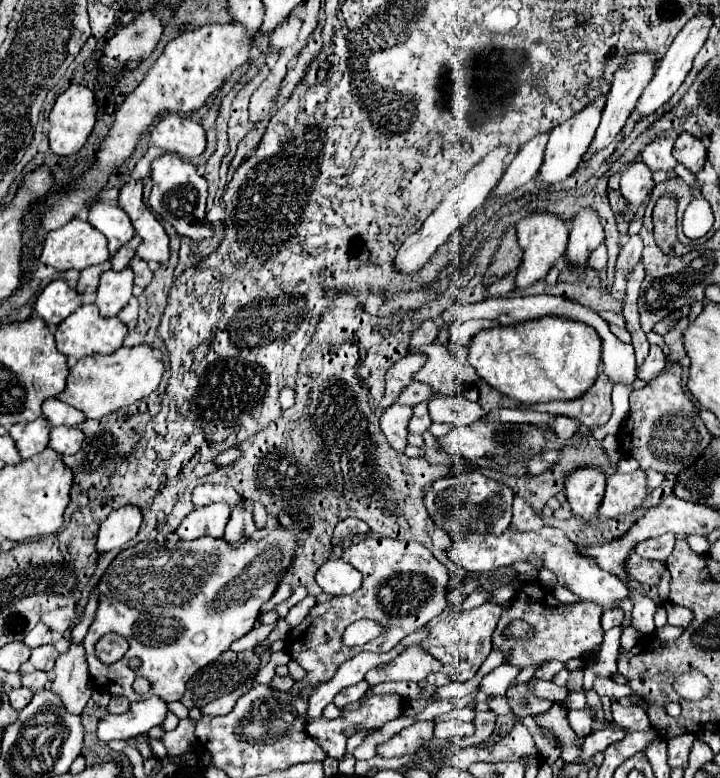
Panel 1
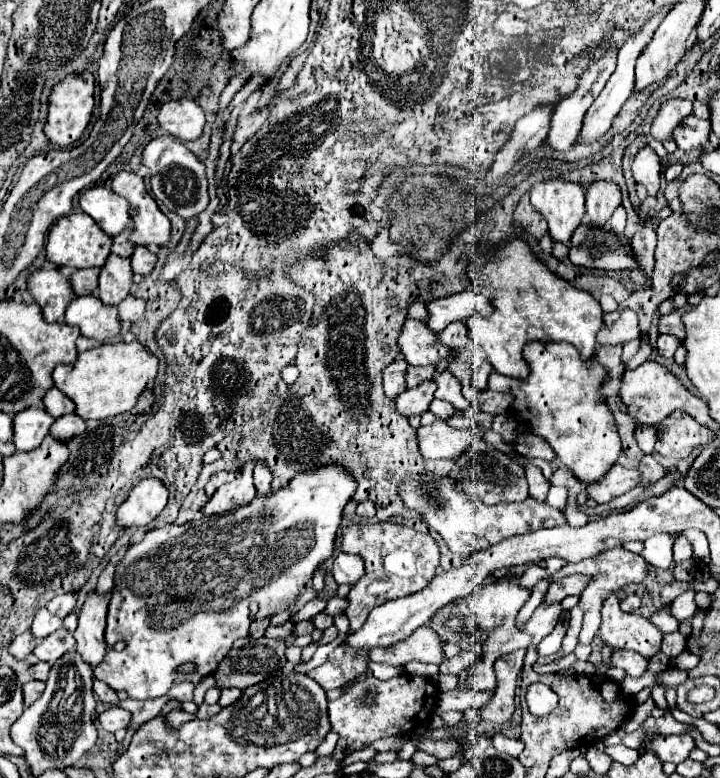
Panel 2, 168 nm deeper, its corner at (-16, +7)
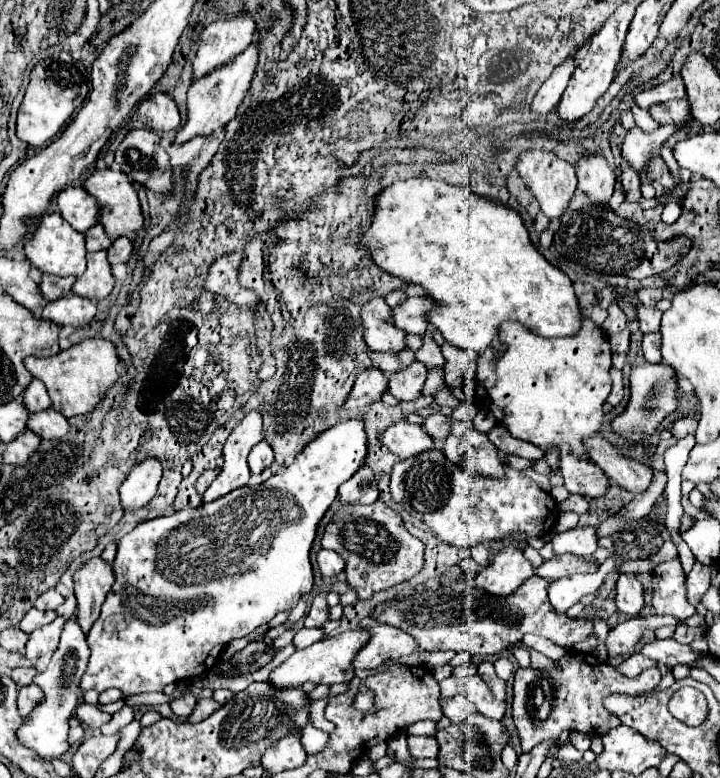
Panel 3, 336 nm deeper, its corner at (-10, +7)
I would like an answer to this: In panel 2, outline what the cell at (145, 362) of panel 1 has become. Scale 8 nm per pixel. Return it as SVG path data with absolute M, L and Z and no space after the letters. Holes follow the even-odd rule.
M138 341L102 343L90 351L78 353L74 365L58 365L52 371L54 387L58 387L76 405L82 419L106 419L130 411L138 395L156 379L158 359Z

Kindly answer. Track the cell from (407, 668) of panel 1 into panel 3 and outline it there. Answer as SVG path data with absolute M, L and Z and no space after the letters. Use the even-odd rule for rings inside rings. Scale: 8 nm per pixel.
M374 625L374 629L370 629L370 645L366 645L366 649L360 649L358 657L354 659L354 665L358 669L374 669L386 659L412 655L418 649L420 647L416 639L402 629L390 625Z

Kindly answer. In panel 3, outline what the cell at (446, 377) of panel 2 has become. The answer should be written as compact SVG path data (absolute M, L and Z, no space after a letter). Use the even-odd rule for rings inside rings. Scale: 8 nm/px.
M430 333L424 335L424 345L416 353L416 359L420 363L424 363L426 369L444 369L444 363L446 363L444 357L442 357L442 353L440 353L440 347L436 345L436 341L432 339Z

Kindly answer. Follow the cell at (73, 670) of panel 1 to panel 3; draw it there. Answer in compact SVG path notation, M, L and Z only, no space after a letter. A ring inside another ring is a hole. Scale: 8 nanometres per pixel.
M94 557L74 575L74 595L78 599L78 625L84 633L90 631L90 625L98 619L100 607L114 585L112 565L104 559Z

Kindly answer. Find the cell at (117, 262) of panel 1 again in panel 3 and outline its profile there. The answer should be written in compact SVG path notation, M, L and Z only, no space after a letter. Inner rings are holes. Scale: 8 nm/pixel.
M96 225L94 229L86 231L86 249L88 251L102 251L102 249L112 247L112 243L114 241L104 233L102 225Z

